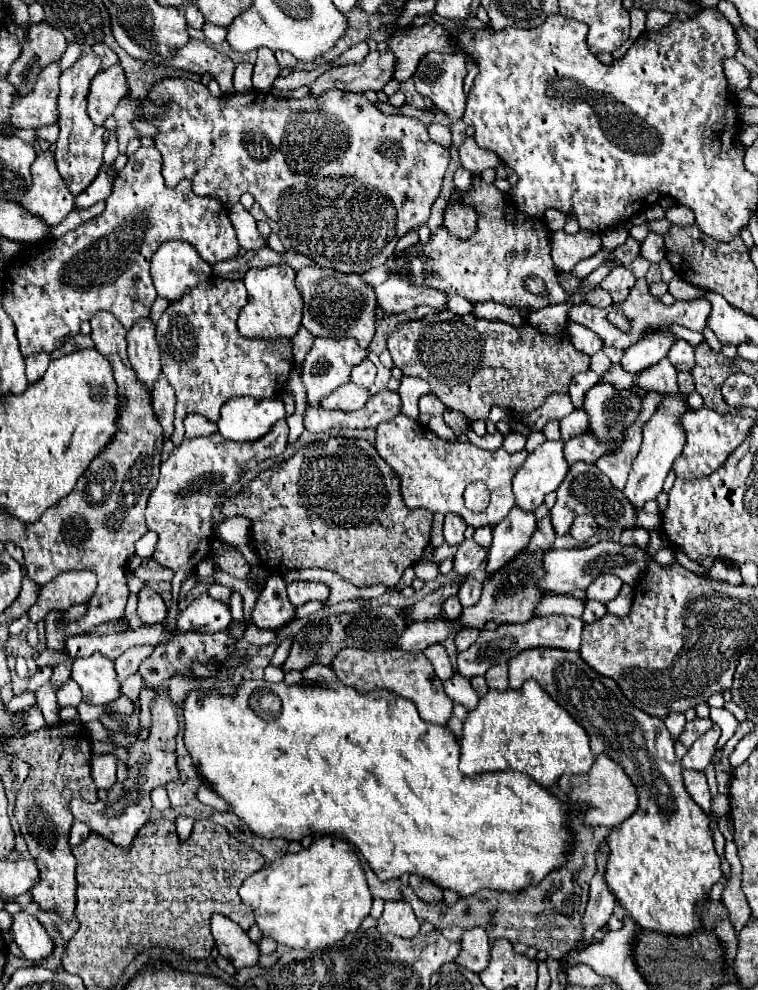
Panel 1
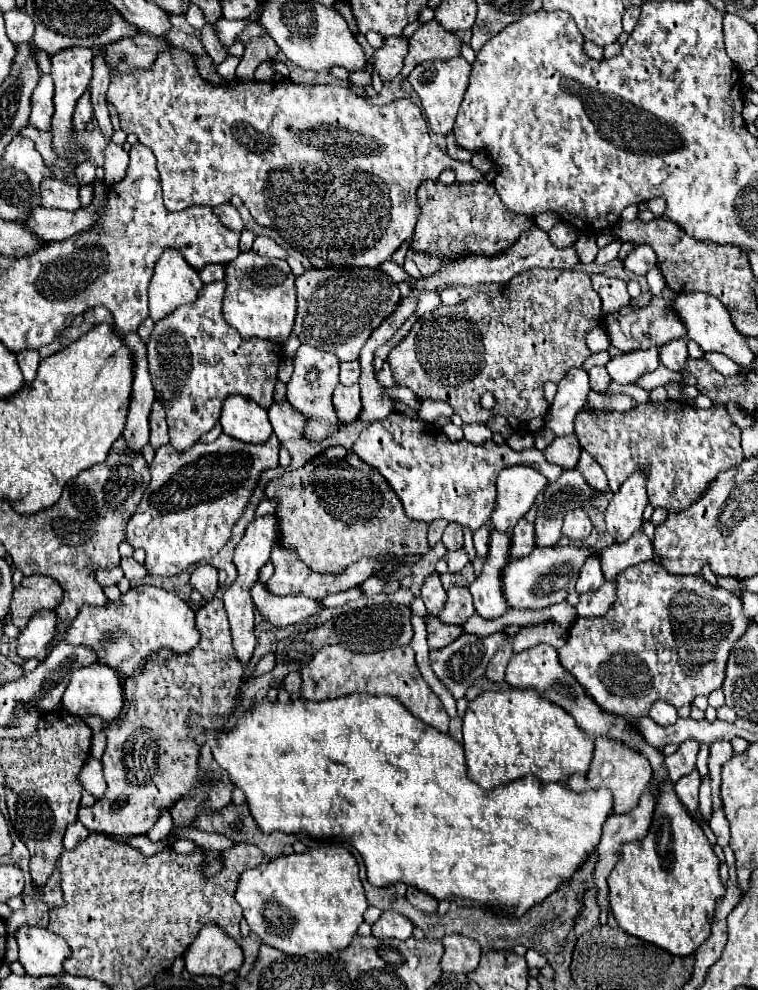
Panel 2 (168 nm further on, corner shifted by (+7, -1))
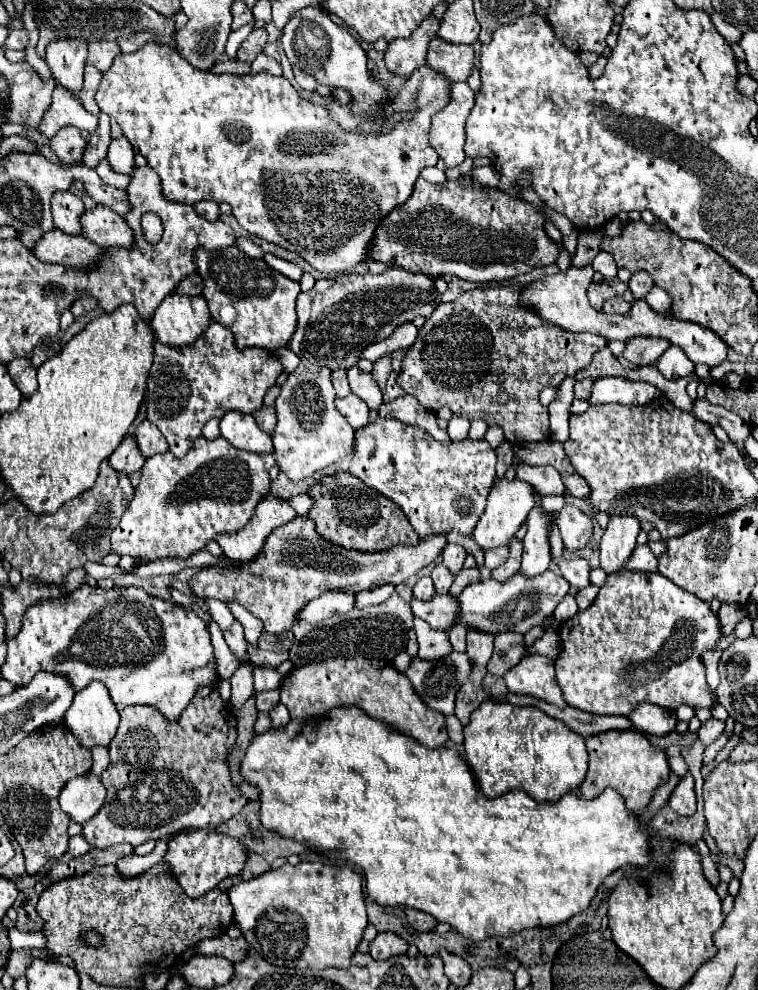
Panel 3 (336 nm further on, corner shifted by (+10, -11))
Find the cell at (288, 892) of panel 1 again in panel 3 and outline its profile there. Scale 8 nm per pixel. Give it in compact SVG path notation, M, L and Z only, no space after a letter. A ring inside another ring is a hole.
M298 863L270 869L260 877L240 881L228 889L228 897L234 909L234 919L240 923L242 937L258 951L262 959L278 967L292 969L346 969L352 955L362 941L362 933L368 925L366 903L362 895L362 879L350 867L332 867L322 863Z

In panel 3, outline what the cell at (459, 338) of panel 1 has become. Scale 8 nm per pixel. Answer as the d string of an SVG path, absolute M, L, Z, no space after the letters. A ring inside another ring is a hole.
M484 287L462 293L452 303L440 303L438 309L426 319L418 333L416 343L406 351L402 361L402 373L398 385L414 395L428 411L448 407L454 415L472 419L484 419L488 425L500 425L506 439L512 445L538 443L548 439L548 409L540 405L538 395L542 387L558 387L566 377L586 369L592 363L592 355L606 347L606 339L592 333L568 333L544 319L534 311L518 305L522 287Z

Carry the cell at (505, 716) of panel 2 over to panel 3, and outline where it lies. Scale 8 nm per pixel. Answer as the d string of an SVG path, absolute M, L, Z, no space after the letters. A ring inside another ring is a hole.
M486 701L472 713L470 723L464 727L464 751L474 779L486 797L500 797L508 791L522 789L538 803L556 801L562 795L576 791L588 769L588 753L582 735L576 735L576 731L568 729L562 721L552 719L538 707L516 707L498 701Z

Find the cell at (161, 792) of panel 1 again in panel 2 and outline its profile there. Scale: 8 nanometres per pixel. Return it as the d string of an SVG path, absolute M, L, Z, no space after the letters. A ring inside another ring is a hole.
M164 809L161 811L160 817L154 826L147 833L147 836L153 842L161 841L170 833L173 826L174 824L169 810Z

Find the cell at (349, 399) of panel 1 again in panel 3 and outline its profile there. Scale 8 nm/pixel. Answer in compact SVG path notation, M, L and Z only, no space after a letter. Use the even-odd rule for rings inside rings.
M350 393L344 399L336 399L336 407L338 411L348 419L348 423L352 425L352 429L360 429L368 423L368 405L354 393Z

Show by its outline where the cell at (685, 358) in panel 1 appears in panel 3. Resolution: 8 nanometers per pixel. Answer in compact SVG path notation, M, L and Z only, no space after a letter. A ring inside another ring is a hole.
M670 345L668 351L664 351L664 355L658 359L656 365L666 379L688 377L694 371L694 363L684 355L684 351L680 351L680 347L674 345Z

